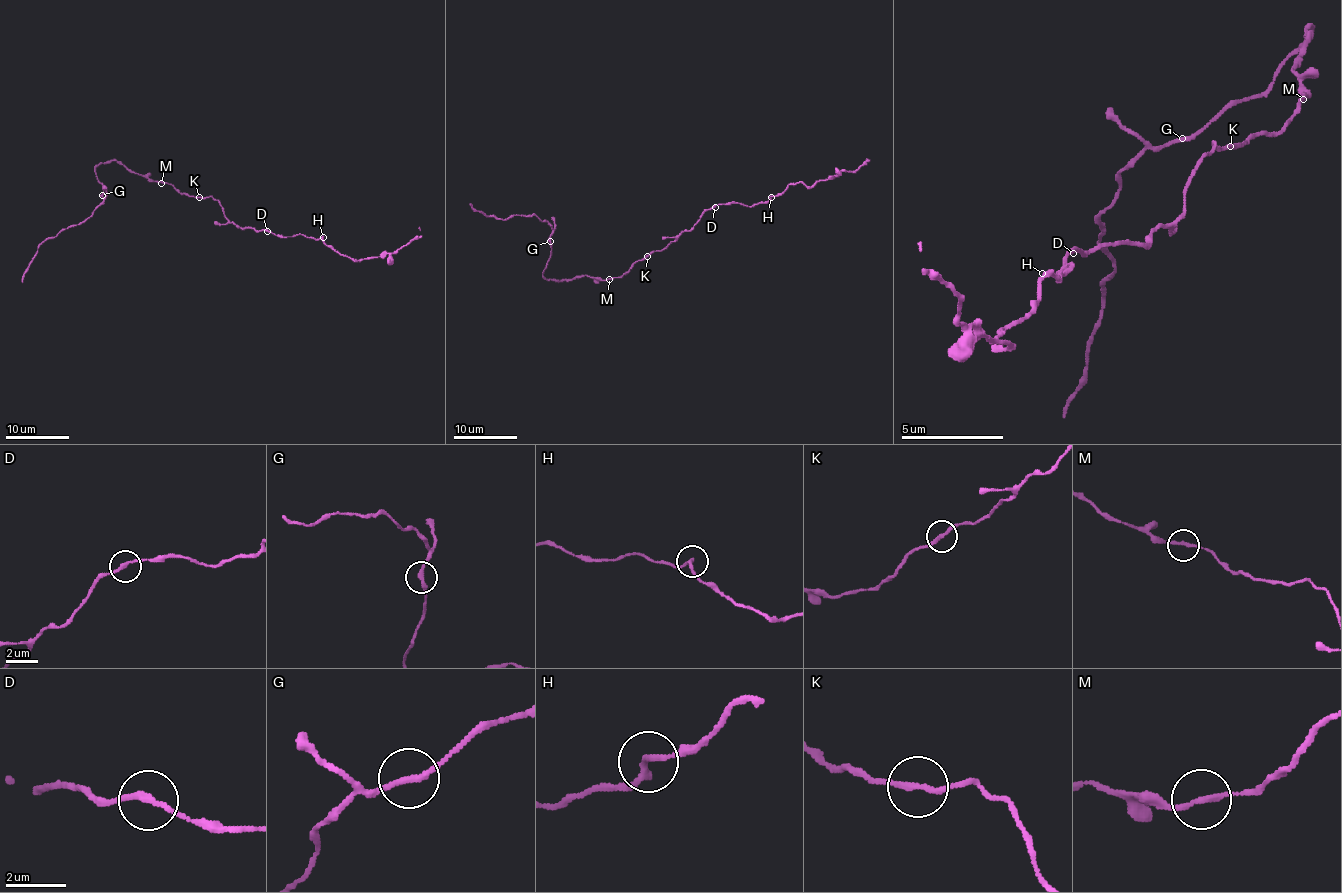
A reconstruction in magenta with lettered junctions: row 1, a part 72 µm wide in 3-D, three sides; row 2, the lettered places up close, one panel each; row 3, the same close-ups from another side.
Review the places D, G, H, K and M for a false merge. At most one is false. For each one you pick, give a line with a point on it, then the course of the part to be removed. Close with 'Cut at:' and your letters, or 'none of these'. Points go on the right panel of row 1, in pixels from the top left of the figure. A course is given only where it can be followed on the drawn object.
Cut at: none of these

